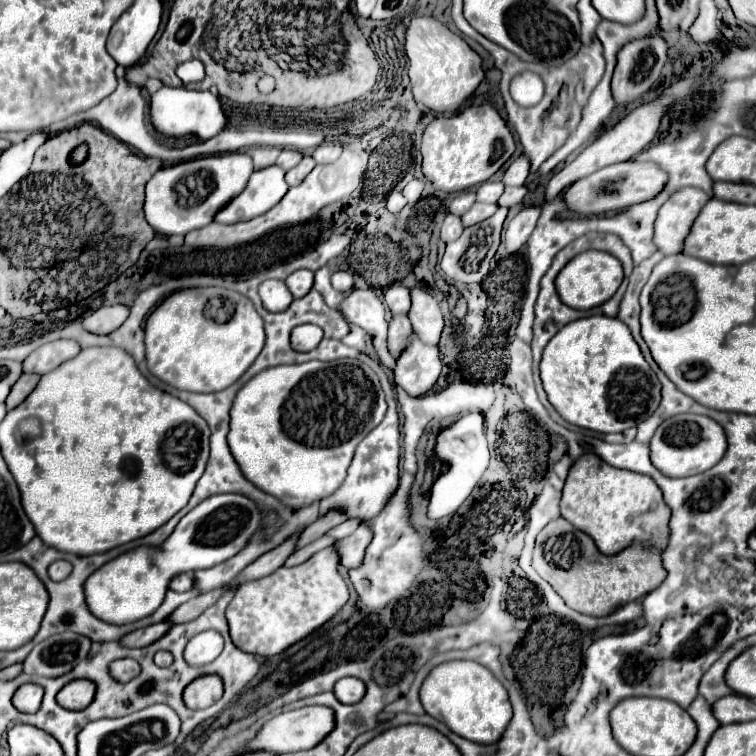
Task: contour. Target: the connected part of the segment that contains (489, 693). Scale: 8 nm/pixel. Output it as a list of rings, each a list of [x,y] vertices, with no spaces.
[[[449,660],[437,664],[421,684],[419,700],[427,714],[443,720],[455,734],[477,744],[493,744],[507,728],[513,712],[505,686],[473,660]]]

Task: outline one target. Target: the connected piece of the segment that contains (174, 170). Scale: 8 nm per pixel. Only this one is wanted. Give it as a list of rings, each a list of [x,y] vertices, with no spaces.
[[[231,152],[195,158],[159,168],[145,187],[144,214],[151,228],[163,236],[181,234],[207,226],[213,216],[235,196],[239,196],[253,172],[249,154]]]

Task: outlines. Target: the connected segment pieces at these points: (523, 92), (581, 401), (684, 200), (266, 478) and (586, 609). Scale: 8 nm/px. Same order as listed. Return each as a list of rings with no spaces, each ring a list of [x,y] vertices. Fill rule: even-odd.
[[[521,72],[511,80],[511,98],[519,106],[535,106],[543,98],[543,80],[535,72]]]
[[[609,316],[579,318],[563,326],[563,330],[559,330],[543,350],[541,380],[549,402],[567,422],[603,434],[623,432],[631,426],[637,426],[643,418],[655,412],[661,400],[661,384],[657,382],[655,372],[645,362],[637,342],[631,336],[631,330],[621,320]]]
[[[681,188],[661,206],[655,220],[655,246],[663,254],[679,254],[687,230],[711,196],[701,188]]]
[[[359,360],[273,366],[237,392],[227,441],[249,482],[283,504],[301,508],[339,488],[357,444],[383,420],[385,410],[377,374]]]
[[[565,518],[549,522],[535,540],[533,568],[547,580],[565,604],[581,614],[607,616],[615,608],[643,598],[657,588],[667,572],[661,564],[659,548],[645,548],[643,544],[631,544],[613,556],[605,556],[597,550],[591,536],[573,528]]]

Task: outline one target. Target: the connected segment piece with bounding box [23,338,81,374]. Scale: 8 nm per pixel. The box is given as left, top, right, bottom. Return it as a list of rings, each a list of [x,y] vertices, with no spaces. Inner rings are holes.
[[[67,338],[55,340],[55,342],[49,342],[49,344],[43,344],[35,352],[31,352],[23,360],[23,370],[35,372],[35,374],[47,374],[53,368],[57,368],[59,364],[63,364],[65,360],[71,360],[79,352],[81,352],[79,342],[67,340]]]

